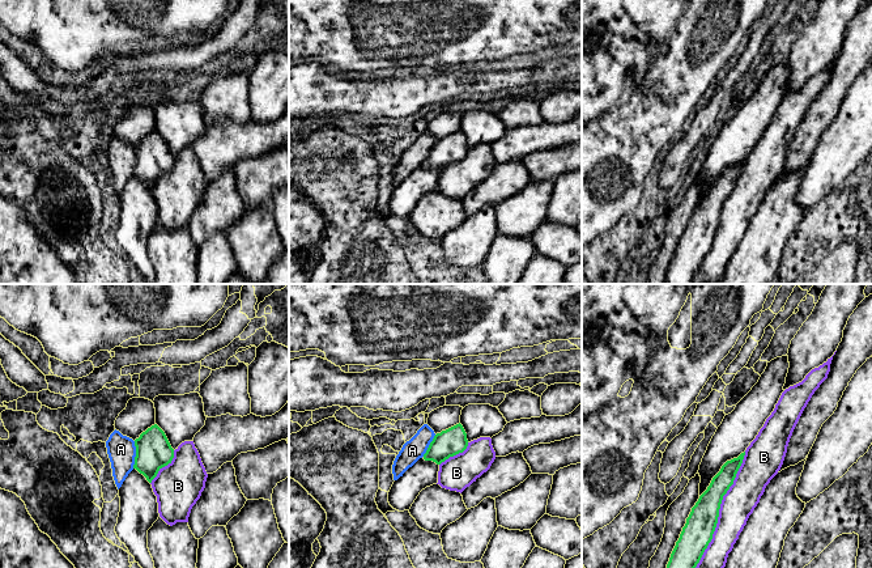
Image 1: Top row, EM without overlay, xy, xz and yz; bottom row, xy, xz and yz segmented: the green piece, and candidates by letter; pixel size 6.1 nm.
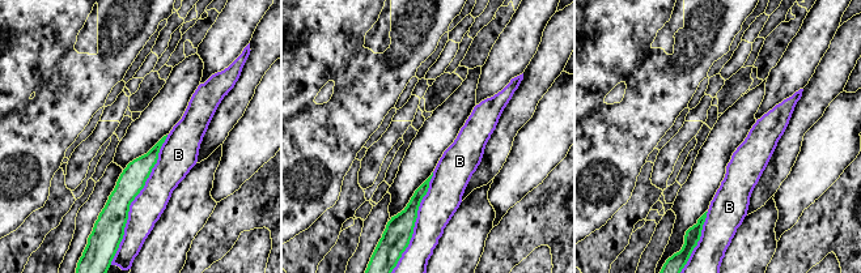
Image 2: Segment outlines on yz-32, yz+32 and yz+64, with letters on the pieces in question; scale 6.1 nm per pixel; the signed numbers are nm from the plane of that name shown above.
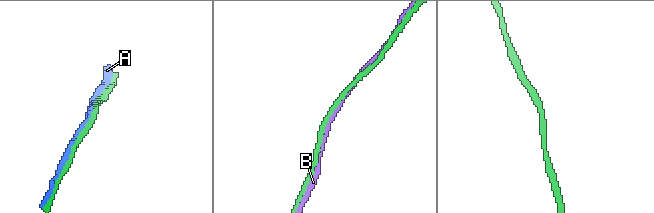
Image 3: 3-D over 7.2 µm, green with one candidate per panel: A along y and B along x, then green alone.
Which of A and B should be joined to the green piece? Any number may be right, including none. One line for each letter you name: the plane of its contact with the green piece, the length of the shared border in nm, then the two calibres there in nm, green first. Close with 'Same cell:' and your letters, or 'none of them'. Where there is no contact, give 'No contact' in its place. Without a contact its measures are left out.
Same cell: none of them

